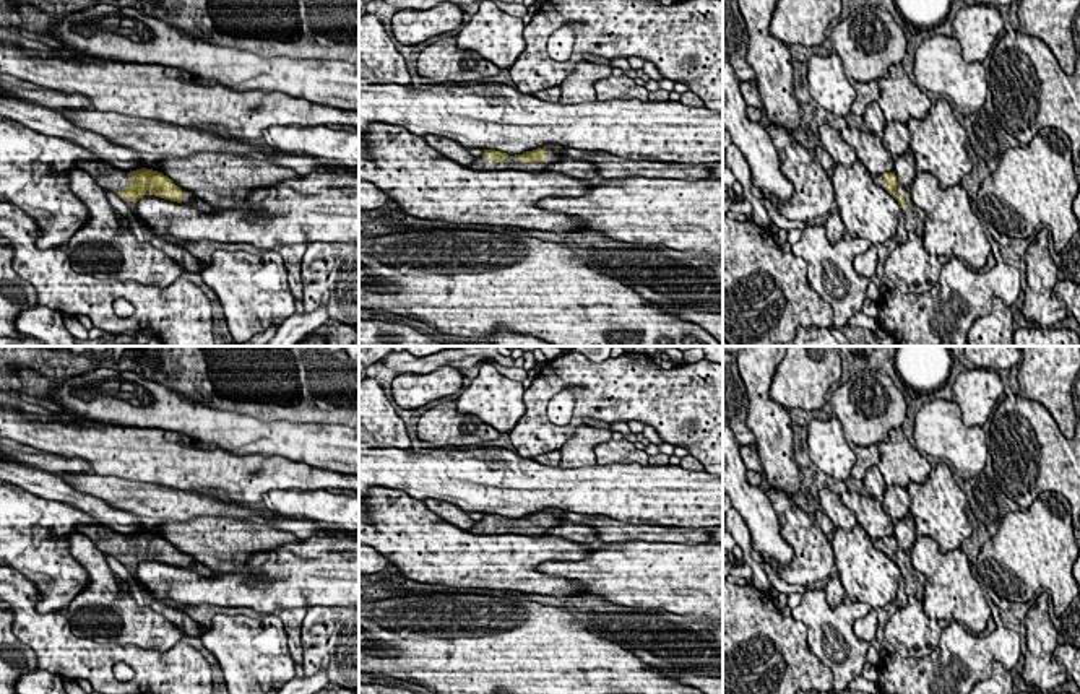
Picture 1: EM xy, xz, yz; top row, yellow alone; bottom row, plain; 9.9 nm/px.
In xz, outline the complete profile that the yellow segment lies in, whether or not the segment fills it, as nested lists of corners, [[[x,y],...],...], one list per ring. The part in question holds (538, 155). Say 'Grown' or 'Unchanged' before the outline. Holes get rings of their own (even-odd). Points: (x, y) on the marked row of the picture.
Grown. [[[546,145],[523,154],[507,154],[495,150],[484,150],[481,158],[476,158],[468,167],[474,171],[526,171],[542,172],[551,163],[564,161],[564,146]]]

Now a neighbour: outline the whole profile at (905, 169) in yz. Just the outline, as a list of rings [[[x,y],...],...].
[[[911,151],[898,156],[893,164],[893,172],[896,176],[896,182],[901,184],[906,190],[911,190],[911,184],[916,176],[916,161]]]

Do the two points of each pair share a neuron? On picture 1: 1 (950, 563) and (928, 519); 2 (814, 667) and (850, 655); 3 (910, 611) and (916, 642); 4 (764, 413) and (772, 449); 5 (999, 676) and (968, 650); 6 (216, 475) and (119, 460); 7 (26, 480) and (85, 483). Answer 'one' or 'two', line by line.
1: two
2: two
3: one
4: one
5: two
6: one
7: two

